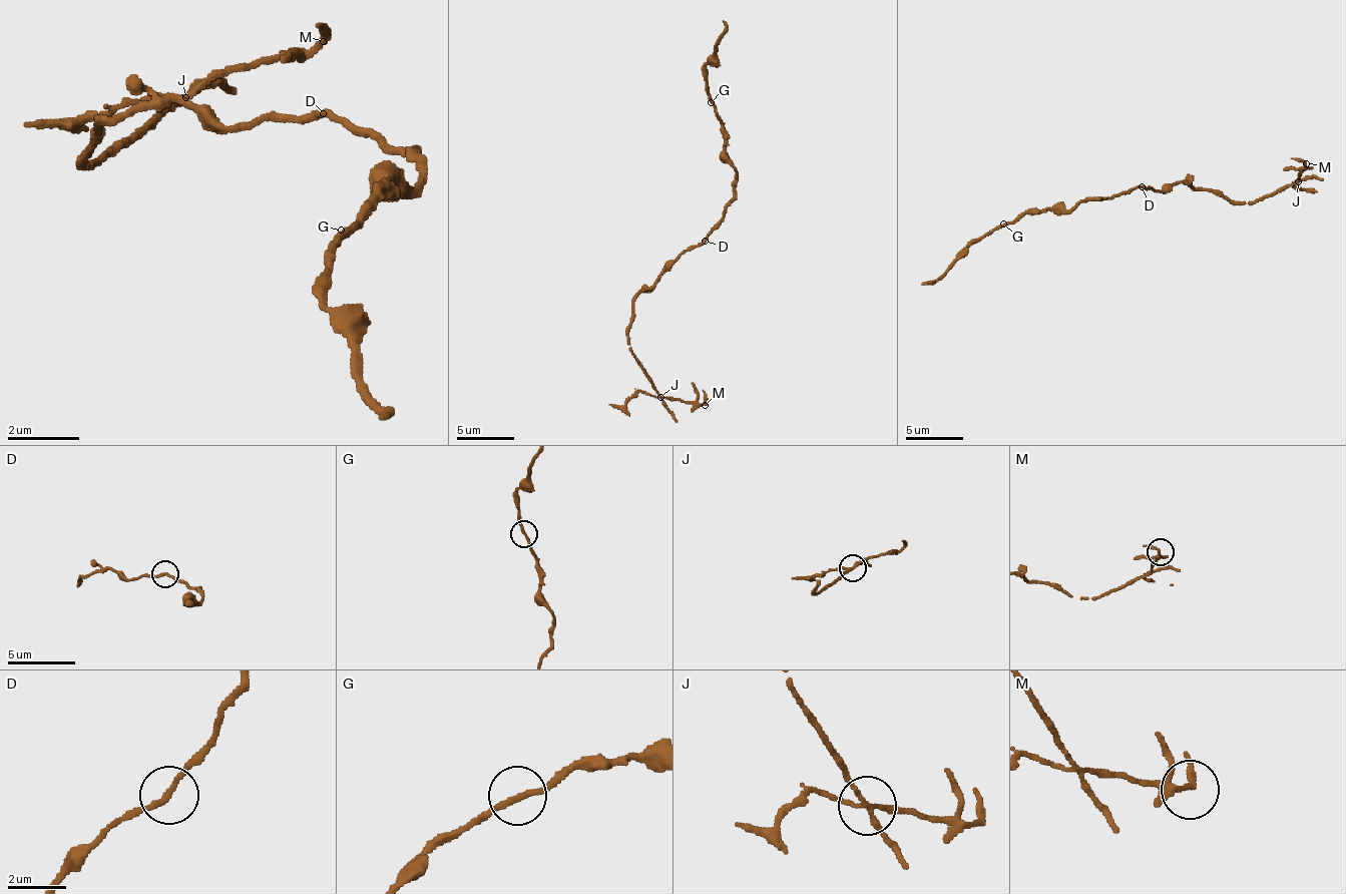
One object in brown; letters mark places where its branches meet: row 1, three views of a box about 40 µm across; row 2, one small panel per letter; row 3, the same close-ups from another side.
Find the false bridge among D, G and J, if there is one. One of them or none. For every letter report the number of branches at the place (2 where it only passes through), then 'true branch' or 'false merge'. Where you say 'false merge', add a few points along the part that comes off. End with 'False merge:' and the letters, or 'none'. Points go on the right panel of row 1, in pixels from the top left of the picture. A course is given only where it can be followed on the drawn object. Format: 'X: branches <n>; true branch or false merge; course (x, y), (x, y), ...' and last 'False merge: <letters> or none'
D: branches 2; true branch
G: branches 2; true branch
J: branches 4; false merge; course (1297, 180), (1303, 169), (1300, 160), (1292, 157)
False merge: J

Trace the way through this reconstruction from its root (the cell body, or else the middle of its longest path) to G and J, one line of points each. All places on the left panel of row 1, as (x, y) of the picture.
G: (314, 113), (332, 113), (368, 131), (386, 149), (404, 149), (422, 176), (413, 185), (386, 185), (341, 230)
J: (314, 113), (206, 122), (188, 104), (134, 104), (116, 122), (98, 122), (80, 158), (134, 140), (188, 95)

